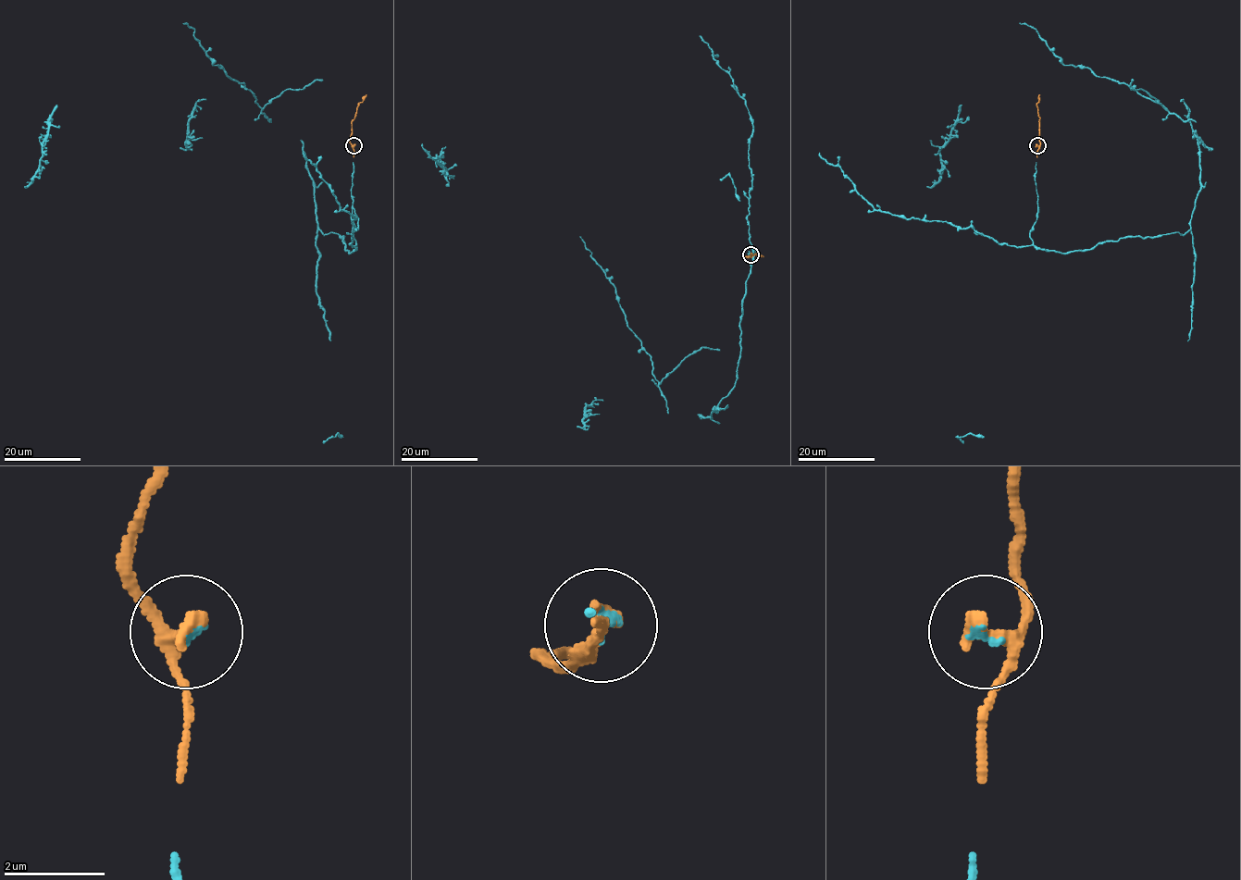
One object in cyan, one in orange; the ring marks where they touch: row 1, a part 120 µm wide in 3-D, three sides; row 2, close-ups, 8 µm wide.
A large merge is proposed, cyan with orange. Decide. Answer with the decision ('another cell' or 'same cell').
same cell

